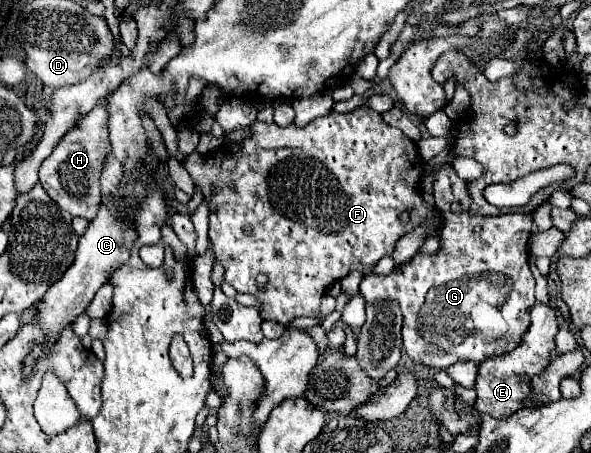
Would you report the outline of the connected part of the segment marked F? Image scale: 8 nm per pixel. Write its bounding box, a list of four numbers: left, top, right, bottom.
[184,105,438,325]

